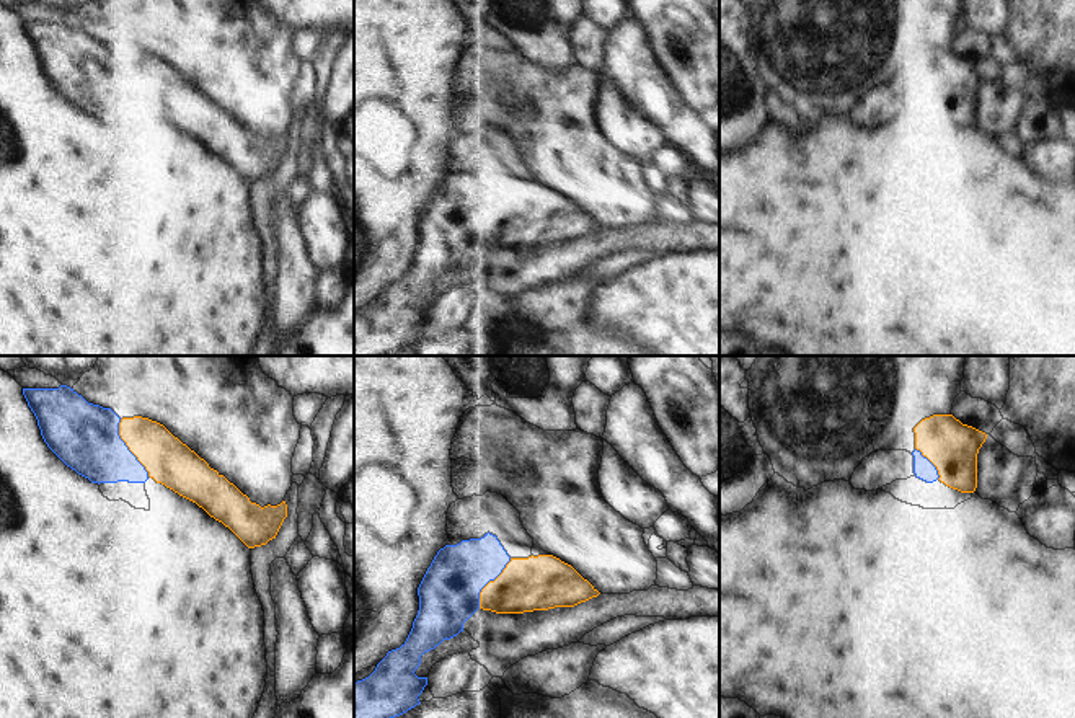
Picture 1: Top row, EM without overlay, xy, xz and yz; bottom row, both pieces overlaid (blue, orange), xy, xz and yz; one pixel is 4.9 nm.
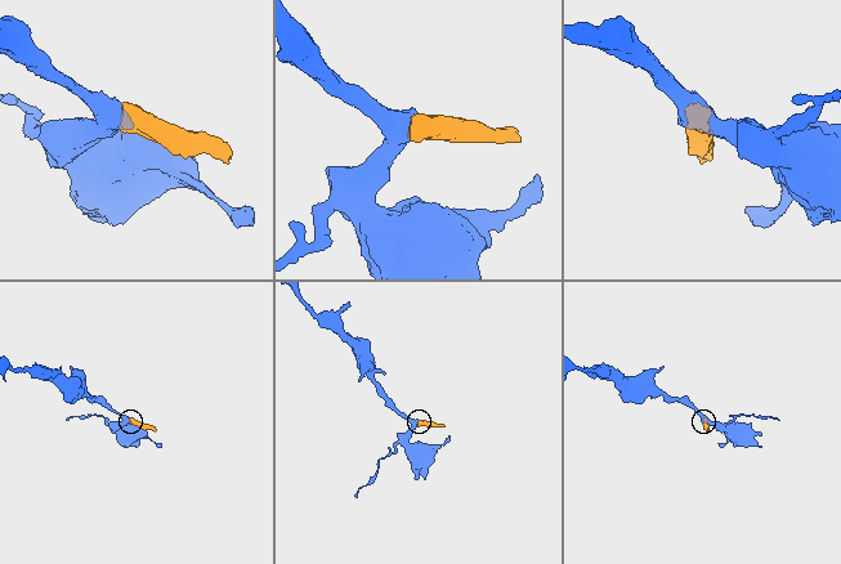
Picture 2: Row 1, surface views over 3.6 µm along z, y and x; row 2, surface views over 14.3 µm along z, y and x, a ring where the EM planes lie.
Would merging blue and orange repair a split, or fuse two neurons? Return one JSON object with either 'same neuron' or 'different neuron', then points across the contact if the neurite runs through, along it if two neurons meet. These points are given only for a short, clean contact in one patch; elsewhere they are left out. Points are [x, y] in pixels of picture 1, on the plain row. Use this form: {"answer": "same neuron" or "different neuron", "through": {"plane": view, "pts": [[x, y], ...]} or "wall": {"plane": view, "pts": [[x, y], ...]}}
{"answer": "same neuron", "through": {"plane": "xy", "pts": [[85, 70], [101, 82], [128, 82], [150, 84], [170, 97]]}}

